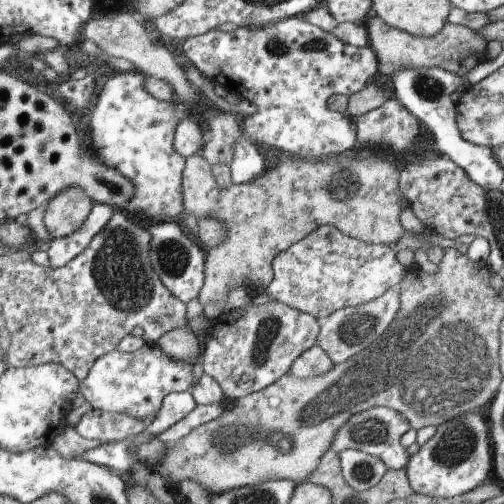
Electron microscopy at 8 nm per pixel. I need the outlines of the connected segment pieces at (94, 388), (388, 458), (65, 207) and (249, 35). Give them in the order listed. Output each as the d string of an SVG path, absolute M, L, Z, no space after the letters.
M147 343L136 352L120 352L116 349L96 362L90 376L82 381L82 394L90 402L91 408L125 414L149 423L158 418L167 397L192 386L194 367L192 362L184 358L172 358L172 354L152 343Z
M372 407L370 410L361 411L360 414L354 414L336 434L332 442L332 450L340 455L346 448L360 450L363 453L370 454L382 464L386 470L404 469L409 461L408 447L402 445L402 436L410 430L411 424L407 417L400 414L399 411L392 410L391 407Z
M80 186L60 192L51 200L45 214L45 226L52 240L76 234L92 214L95 205L94 200Z
M298 15L264 27L239 27L230 32L214 29L188 39L183 50L203 75L218 82L221 91L242 96L259 107L250 120L243 121L243 134L234 143L234 160L231 164L233 183L247 183L264 172L264 159L258 146L280 148L290 156L304 159L336 156L344 150L355 148L357 124L352 124L350 118L340 116L340 113L330 112L326 100L332 94L353 95L372 80L372 76L378 72L378 58L369 45L362 48L348 45Z

